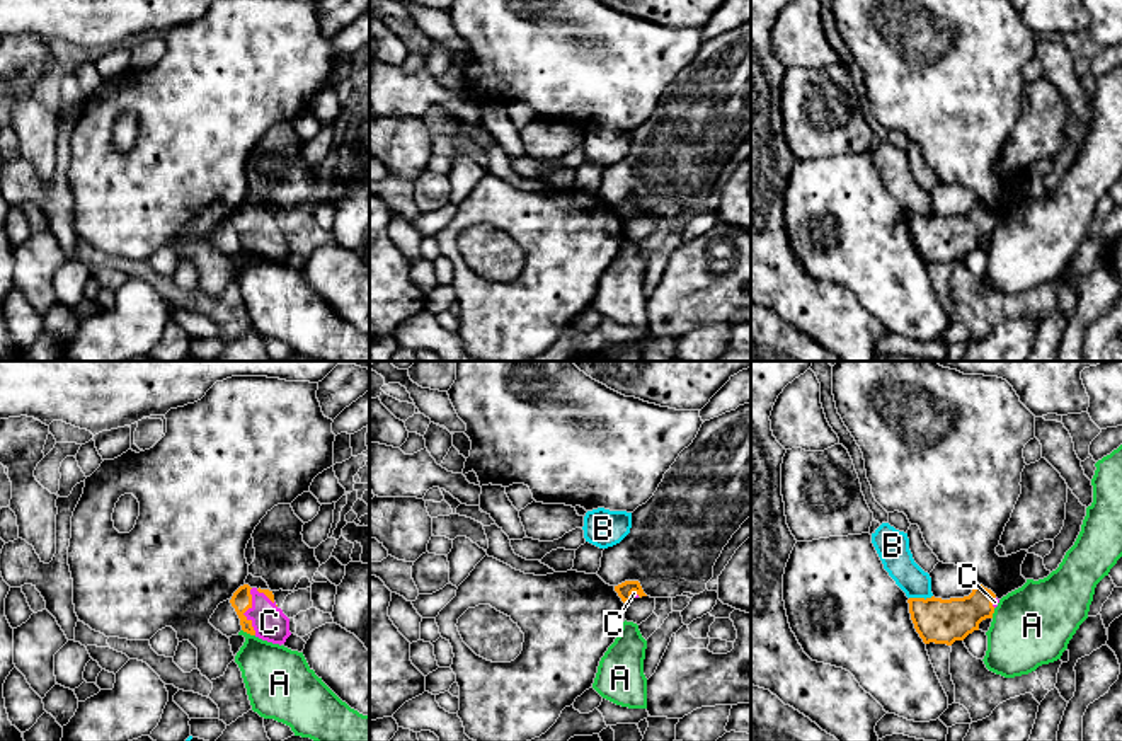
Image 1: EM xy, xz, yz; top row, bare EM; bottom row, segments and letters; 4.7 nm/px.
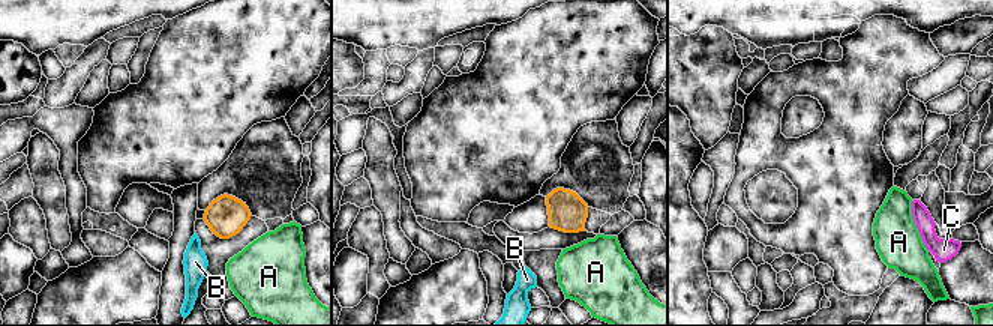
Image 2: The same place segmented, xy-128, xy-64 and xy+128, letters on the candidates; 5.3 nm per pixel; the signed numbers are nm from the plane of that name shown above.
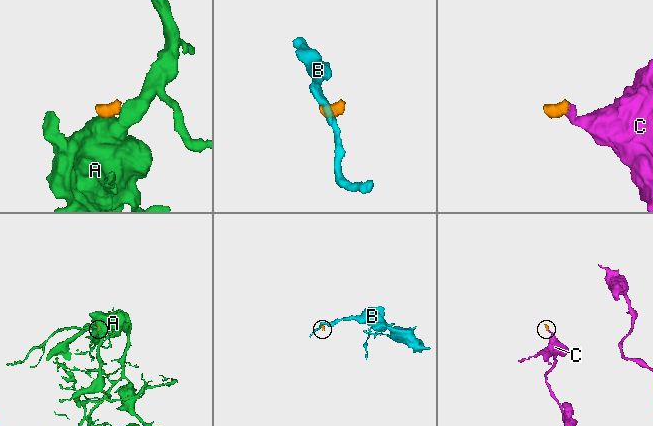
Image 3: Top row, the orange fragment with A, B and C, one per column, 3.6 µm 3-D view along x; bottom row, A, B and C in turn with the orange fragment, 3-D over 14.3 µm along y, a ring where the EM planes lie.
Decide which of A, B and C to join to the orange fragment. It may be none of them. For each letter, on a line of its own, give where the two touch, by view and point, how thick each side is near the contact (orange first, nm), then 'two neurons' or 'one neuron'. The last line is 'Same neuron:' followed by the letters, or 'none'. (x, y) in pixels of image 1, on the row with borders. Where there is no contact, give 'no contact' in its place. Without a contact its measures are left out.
A: contact xy (249, 632); calibres 100 and 300 nm; two neurons
B: contact yz (920, 598); calibres 220 and 150 nm; two neurons
C: contact xy (246, 610); calibres 100 and 160 nm; one neuron
Same neuron: C

